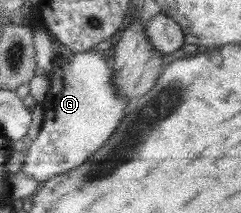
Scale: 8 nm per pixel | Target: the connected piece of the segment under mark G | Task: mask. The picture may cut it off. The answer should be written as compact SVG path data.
M94 50L72 52L70 58L53 55L50 90L41 103L44 115L37 138L27 142L21 172L40 184L73 170L104 145L122 121L131 103L112 84L111 62Z

